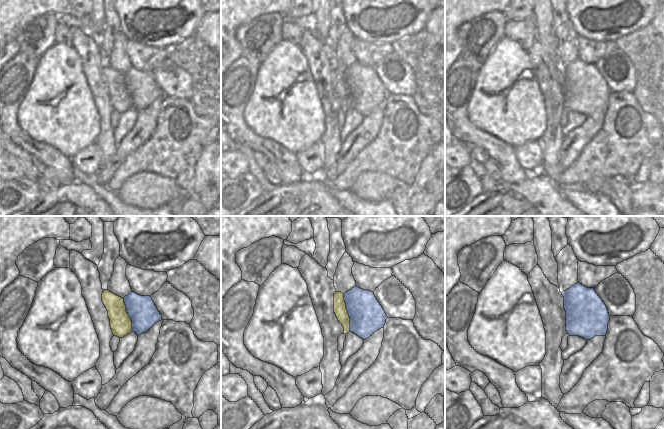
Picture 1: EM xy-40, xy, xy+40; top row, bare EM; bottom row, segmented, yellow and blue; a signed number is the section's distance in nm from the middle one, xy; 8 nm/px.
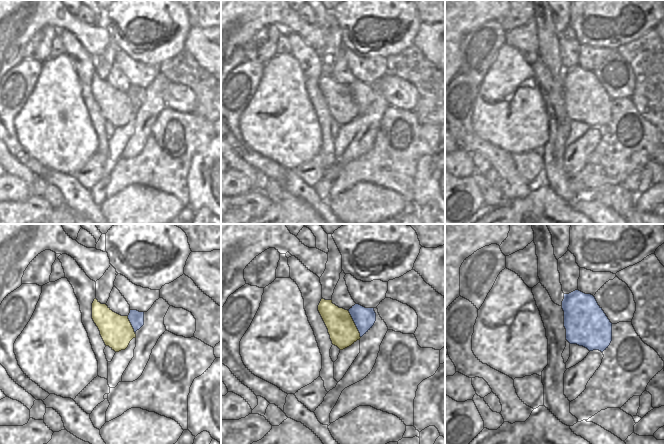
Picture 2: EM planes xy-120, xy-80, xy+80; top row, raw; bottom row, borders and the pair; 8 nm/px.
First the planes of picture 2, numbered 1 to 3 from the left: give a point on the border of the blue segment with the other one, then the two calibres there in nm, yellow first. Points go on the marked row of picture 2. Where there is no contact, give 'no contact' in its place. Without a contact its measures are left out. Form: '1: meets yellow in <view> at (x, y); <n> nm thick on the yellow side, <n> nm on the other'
1: meets yellow in xy-120 at (130, 324); 260 nm thick on the yellow side, 120 nm on the other
2: meets yellow in xy-80 at (354, 324); 220 nm thick on the yellow side, 180 nm on the other
3: no contact

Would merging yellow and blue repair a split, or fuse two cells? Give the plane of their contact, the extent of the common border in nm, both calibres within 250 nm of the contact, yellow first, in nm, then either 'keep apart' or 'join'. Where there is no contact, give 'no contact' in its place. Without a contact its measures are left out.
contact in xy; length 300 nm; calibres 100 and 280 nm; keep apart

